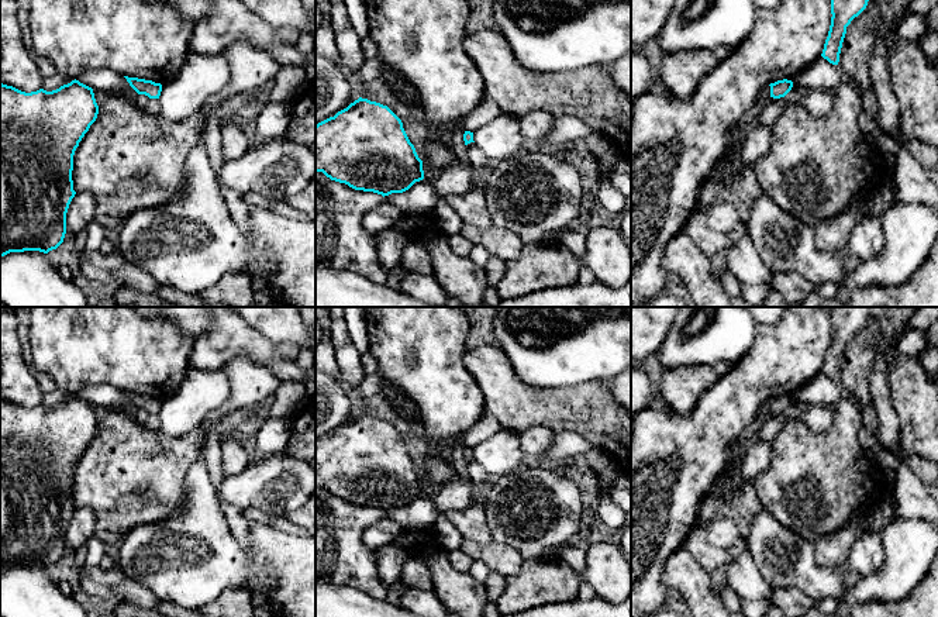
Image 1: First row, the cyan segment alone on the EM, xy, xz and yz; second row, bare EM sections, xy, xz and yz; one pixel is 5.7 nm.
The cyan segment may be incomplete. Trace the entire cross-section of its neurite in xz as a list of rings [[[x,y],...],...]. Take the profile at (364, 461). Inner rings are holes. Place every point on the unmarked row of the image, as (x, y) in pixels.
[[[362,413],[315,441],[315,487],[383,513],[424,494],[401,435],[387,421]]]

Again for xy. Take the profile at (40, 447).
[[[72,396],[56,406],[25,409],[0,399],[0,573],[10,568],[56,565],[66,549],[73,506],[73,470],[96,437],[93,404]]]

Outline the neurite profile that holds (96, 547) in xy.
[[[96,535],[87,540],[87,563],[89,565],[99,565],[100,559],[106,554],[104,551],[106,544],[99,540]]]

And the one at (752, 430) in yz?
[[[792,403],[792,406],[780,414],[768,414],[765,418],[759,418],[756,417],[737,438],[737,442],[739,444],[745,444],[748,442],[752,437],[758,435],[758,432],[761,431],[762,425],[765,421],[770,420],[770,418],[777,418],[782,417],[787,421],[793,420],[793,418],[799,418],[801,414],[801,411]]]

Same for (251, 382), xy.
[[[246,355],[232,358],[224,365],[230,380],[230,397],[217,411],[231,414],[241,409],[251,409],[275,396],[280,380],[269,365],[263,365]]]

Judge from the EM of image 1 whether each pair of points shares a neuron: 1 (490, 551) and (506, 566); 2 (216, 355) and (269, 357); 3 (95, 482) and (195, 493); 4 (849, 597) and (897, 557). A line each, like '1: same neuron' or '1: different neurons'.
1: same neuron
2: same neuron
3: different neurons
4: same neuron

